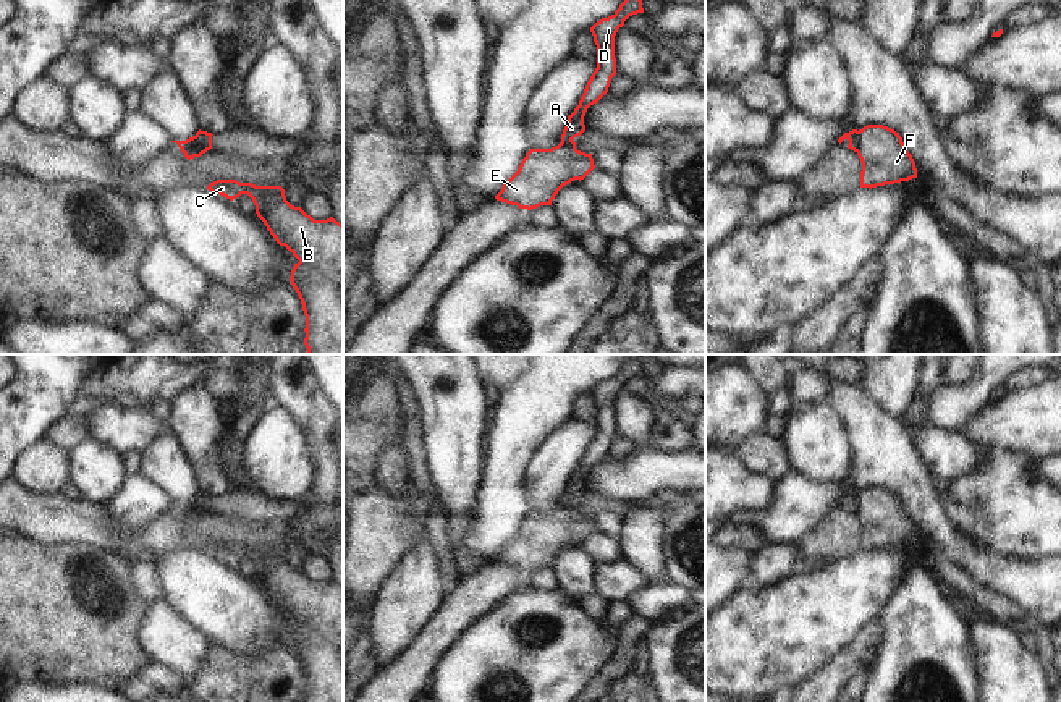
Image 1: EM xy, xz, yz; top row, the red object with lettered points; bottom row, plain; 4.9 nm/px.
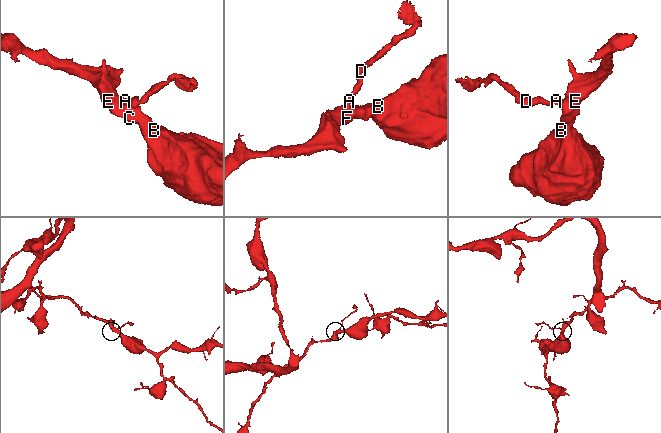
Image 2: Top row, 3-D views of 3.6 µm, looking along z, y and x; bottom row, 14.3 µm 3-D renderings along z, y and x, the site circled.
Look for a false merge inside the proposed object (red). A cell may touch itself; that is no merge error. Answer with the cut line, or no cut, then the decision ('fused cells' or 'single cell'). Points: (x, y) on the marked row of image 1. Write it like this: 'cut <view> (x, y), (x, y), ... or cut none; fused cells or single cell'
cut xy (202, 131), (199, 144), (207, 149); fused cells

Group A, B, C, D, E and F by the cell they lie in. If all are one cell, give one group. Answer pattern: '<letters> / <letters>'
A D / B C E F

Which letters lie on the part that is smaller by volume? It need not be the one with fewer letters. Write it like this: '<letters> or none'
A, D

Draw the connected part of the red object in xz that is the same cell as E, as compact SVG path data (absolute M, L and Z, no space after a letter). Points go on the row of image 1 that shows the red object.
M561 142L552 149L530 149L495 199L527 210L552 205L563 186L584 180L594 168L592 154Z

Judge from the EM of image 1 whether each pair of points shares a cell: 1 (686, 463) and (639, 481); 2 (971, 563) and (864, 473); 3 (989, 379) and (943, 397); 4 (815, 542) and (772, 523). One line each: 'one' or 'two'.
1: one
2: one
3: one
4: two

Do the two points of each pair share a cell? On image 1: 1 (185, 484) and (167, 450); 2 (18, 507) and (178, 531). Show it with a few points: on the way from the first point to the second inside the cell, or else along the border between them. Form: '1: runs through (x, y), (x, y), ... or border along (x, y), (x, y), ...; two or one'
1: runs through (177, 476), (167, 466), (167, 458); one
2: runs through (59, 520), (92, 524), (117, 537), (138, 537); one

